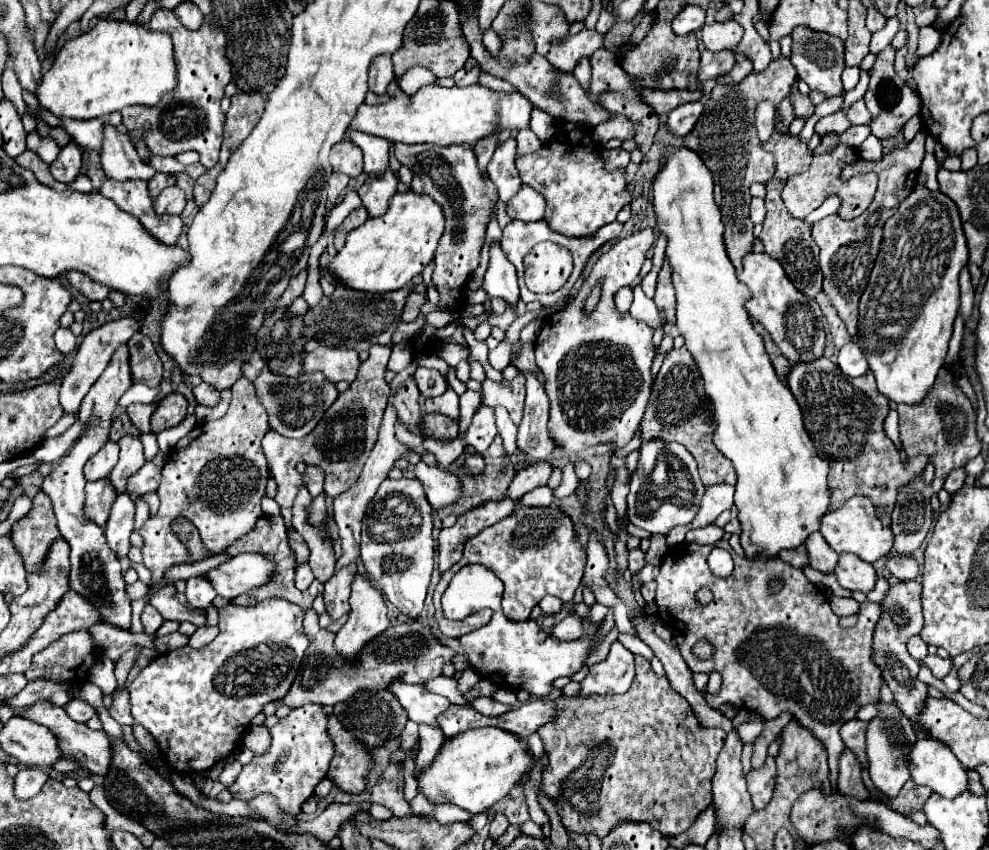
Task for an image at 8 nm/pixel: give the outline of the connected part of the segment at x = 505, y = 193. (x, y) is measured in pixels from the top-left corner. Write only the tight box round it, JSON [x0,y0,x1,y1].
[487,138,521,202]

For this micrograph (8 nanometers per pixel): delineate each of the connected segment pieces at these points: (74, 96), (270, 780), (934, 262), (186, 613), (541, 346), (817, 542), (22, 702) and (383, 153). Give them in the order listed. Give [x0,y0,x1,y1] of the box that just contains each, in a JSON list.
[[35,20,175,120],[229,704,333,816],[857,186,967,404],[149,586,207,626],[535,228,657,454],[805,532,839,574],[7,680,71,708],[349,132,389,178]]

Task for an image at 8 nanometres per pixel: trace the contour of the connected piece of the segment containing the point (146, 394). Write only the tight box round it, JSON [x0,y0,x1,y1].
[119,384,161,408]

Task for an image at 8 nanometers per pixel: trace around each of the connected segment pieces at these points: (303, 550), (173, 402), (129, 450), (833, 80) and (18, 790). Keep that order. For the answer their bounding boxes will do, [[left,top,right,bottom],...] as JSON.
[[289,530,309,564],[151,394,187,434],[109,436,147,494],[791,28,845,96],[15,768,49,800]]

